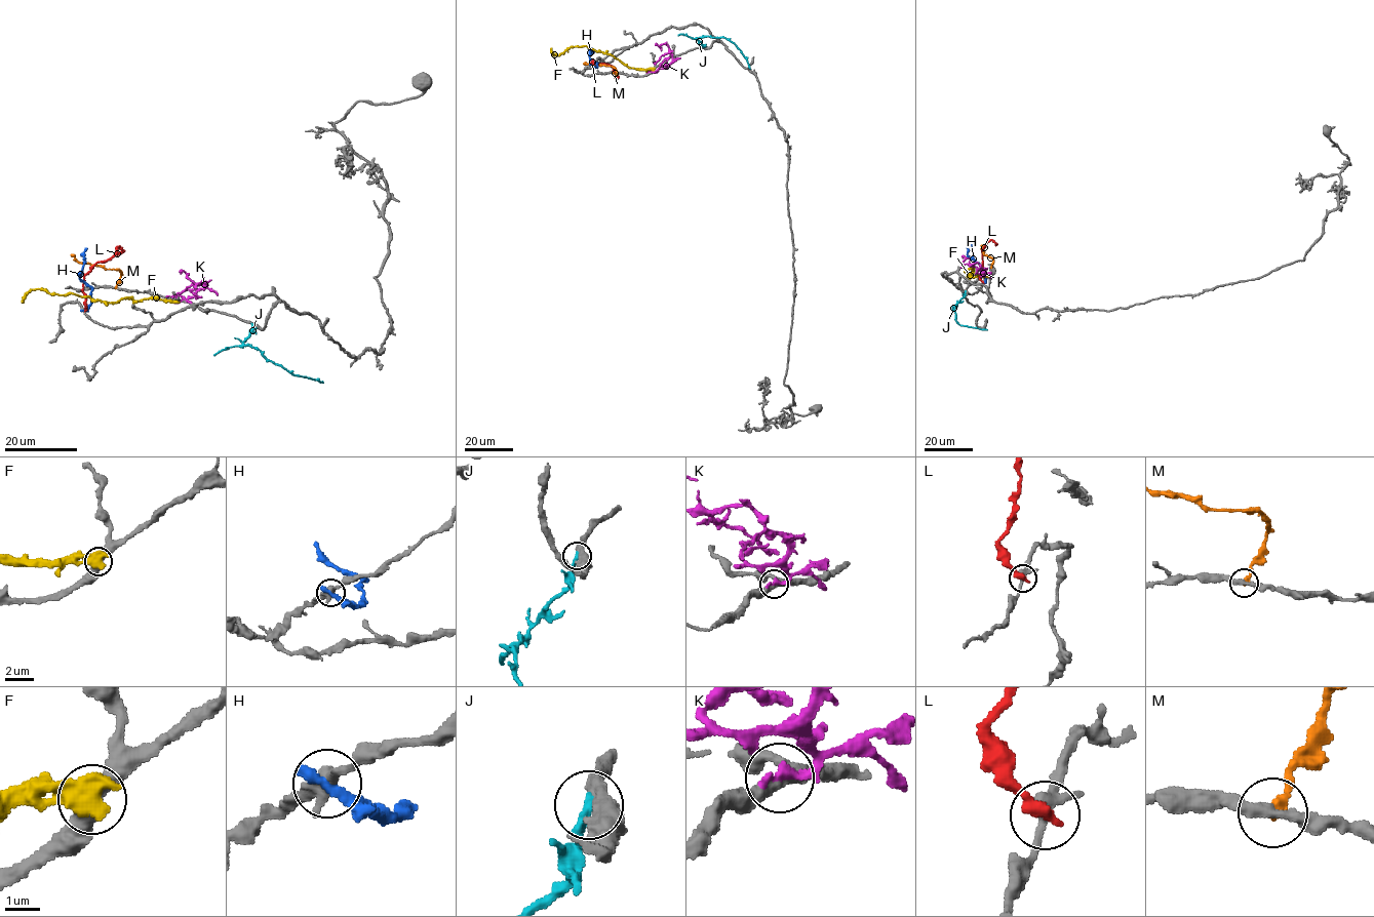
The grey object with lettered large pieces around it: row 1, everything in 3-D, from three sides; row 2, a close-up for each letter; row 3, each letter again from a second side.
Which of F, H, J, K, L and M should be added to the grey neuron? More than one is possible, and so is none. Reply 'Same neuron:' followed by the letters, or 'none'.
Same neuron: none

